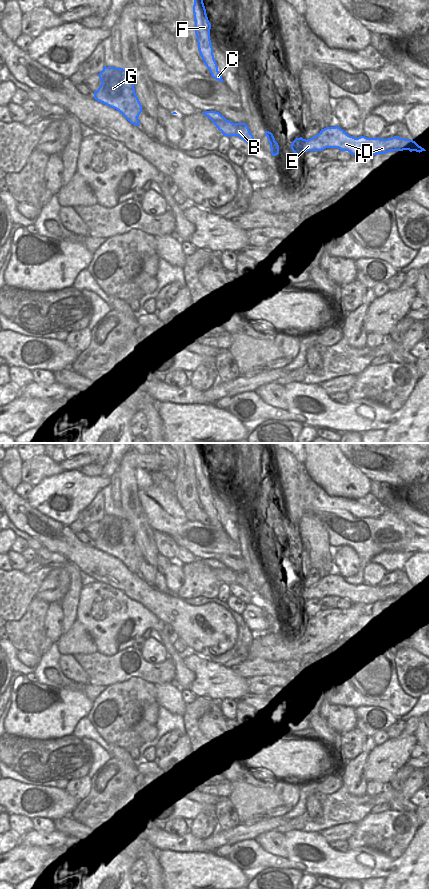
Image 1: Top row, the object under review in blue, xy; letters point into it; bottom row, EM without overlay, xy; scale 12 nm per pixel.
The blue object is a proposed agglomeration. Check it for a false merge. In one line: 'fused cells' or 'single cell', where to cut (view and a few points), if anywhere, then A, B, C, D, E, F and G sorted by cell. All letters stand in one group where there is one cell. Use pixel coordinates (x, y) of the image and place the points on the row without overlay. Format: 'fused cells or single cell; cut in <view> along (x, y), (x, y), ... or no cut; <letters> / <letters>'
fused cells; cut in xy along (241, 571), (236, 572); A B D E G / C F

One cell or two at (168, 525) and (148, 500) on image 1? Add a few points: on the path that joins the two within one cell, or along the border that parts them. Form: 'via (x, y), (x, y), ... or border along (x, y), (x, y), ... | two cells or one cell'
via (167, 519), (154, 506) | one cell

